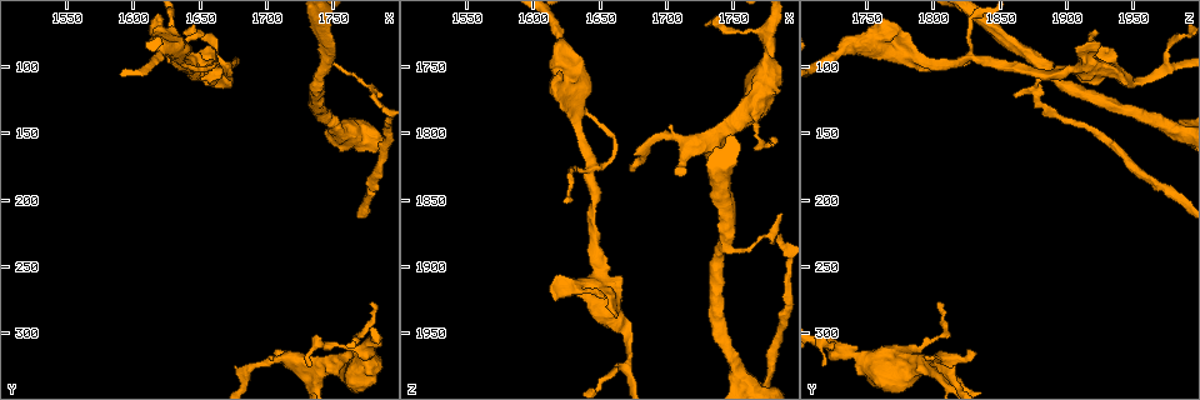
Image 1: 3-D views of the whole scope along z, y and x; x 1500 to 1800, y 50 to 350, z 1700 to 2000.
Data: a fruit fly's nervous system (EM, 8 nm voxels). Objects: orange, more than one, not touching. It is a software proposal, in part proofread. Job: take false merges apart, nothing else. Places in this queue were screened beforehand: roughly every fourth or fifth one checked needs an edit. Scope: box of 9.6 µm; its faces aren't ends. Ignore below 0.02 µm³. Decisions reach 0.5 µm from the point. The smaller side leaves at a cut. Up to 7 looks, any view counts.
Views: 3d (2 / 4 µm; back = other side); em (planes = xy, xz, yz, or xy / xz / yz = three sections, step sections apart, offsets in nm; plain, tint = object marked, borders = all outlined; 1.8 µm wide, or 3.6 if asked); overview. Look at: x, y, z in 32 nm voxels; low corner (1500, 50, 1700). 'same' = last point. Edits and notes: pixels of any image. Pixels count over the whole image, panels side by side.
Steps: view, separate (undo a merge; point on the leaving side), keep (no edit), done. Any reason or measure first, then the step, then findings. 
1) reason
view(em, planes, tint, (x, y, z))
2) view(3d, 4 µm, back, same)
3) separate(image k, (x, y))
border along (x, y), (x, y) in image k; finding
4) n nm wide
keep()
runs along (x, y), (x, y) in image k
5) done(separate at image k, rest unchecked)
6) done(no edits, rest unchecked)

view(em, planes, plain, (1704, 322, 1802))

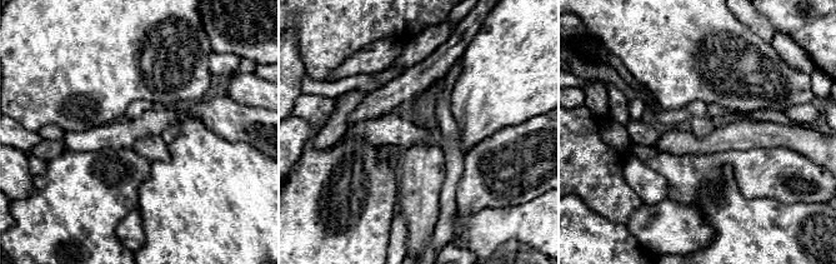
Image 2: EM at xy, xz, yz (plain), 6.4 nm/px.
with the object marked
view(em, planes, tint, same)

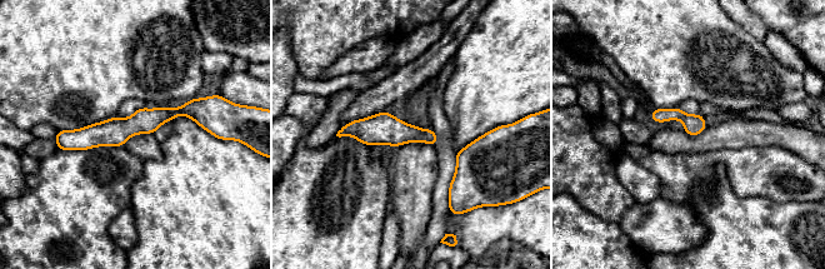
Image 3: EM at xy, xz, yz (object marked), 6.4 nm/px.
keep()
all the same cell

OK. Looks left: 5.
branch point
view(3d, 2 µm, (1642, 92, 1830))

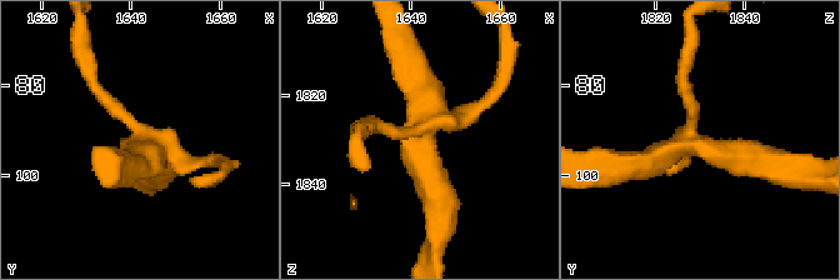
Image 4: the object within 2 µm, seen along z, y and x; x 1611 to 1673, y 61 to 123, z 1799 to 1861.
view(em, planes, tint, (1642, 93, 1828))

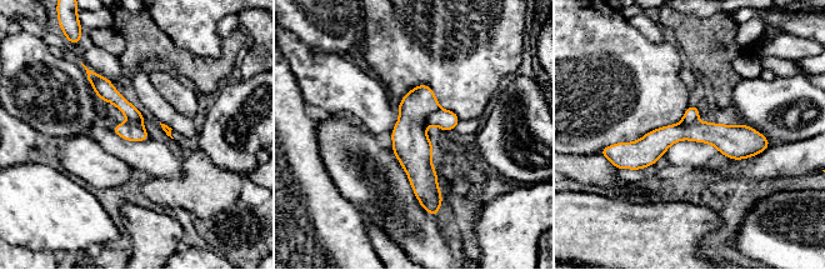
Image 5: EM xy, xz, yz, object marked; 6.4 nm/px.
keep()
runs along (765, 143), (674, 133), (621, 149) in image 5; one cell here

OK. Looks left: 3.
three arms meet
view(em, xy, step 8, plain, (1652, 104, 1914))

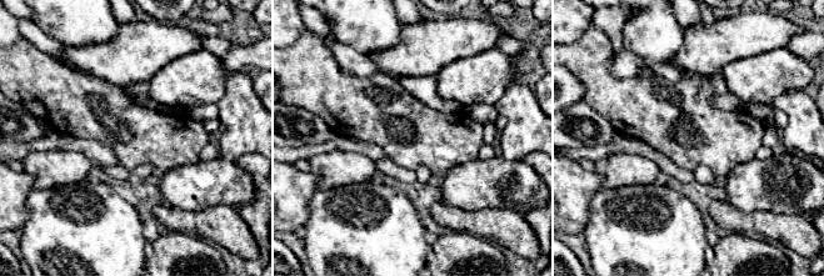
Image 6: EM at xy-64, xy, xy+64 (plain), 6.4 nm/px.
view(em, xy, step 8, tint, same)

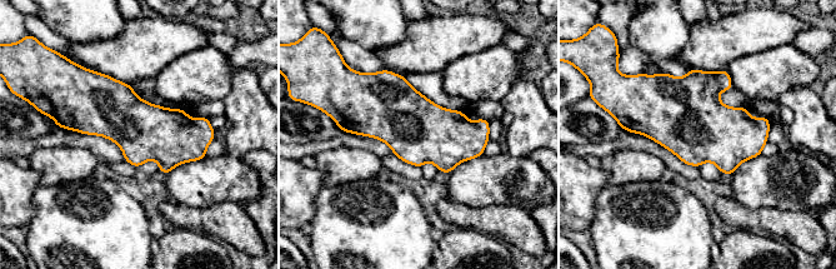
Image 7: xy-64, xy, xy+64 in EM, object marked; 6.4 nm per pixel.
380 nm wide
keep()
continuous, no second cell

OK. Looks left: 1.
done(no edits, rest unchecked)

